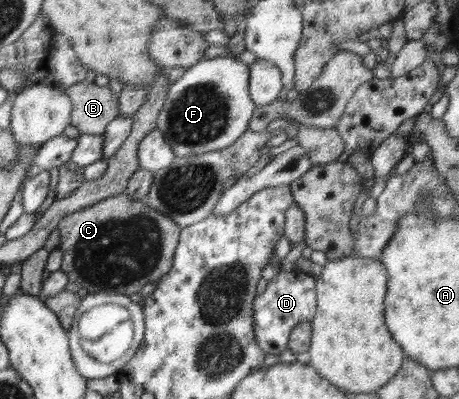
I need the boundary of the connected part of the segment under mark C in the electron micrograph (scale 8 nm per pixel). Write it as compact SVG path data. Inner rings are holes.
M125 193L104 198L92 206L65 216L56 228L60 233L58 248L63 252L60 270L72 282L78 282L80 288L86 288L88 294L103 290L126 295L139 293L145 284L157 282L172 268L173 254L182 230L173 220L151 207L146 200L130 199Z

